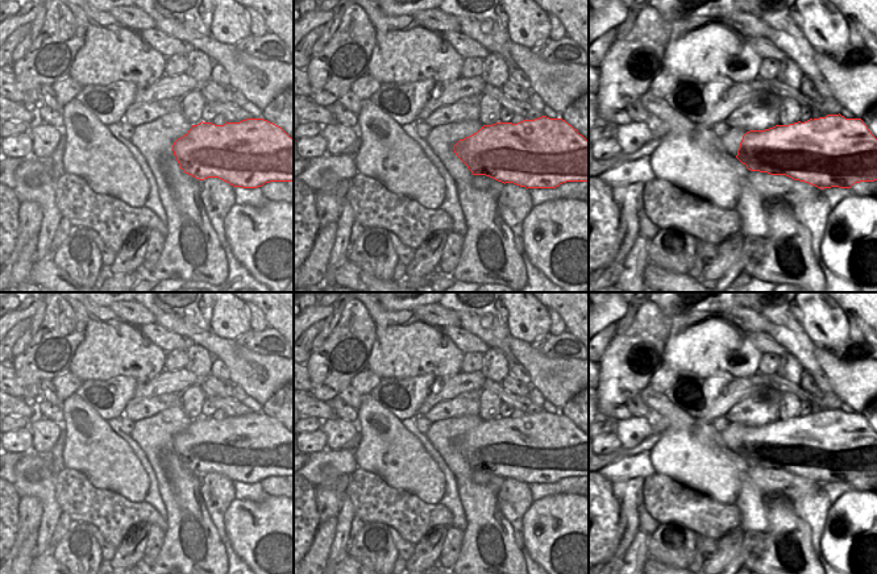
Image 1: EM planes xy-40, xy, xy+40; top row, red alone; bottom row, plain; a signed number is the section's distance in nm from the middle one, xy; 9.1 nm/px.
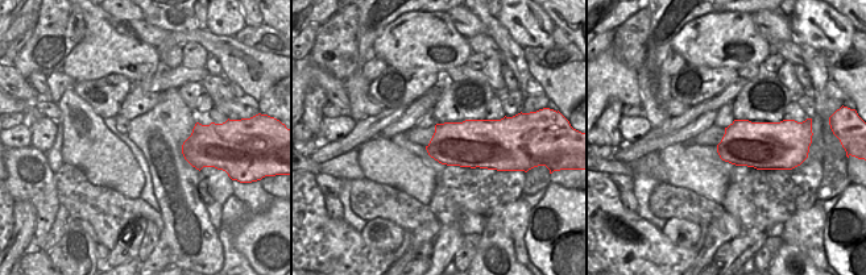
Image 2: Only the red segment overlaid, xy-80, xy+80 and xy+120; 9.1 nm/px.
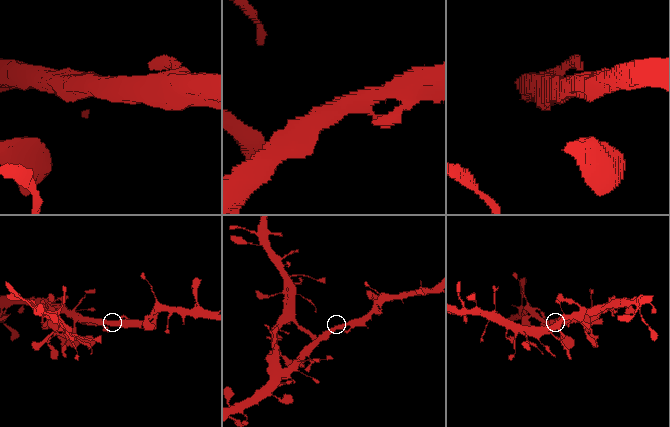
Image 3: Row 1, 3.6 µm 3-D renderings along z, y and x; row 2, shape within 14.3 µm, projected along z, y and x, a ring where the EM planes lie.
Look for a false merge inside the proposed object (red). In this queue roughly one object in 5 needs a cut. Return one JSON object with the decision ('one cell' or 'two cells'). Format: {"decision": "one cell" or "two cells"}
{"decision": "one cell"}

